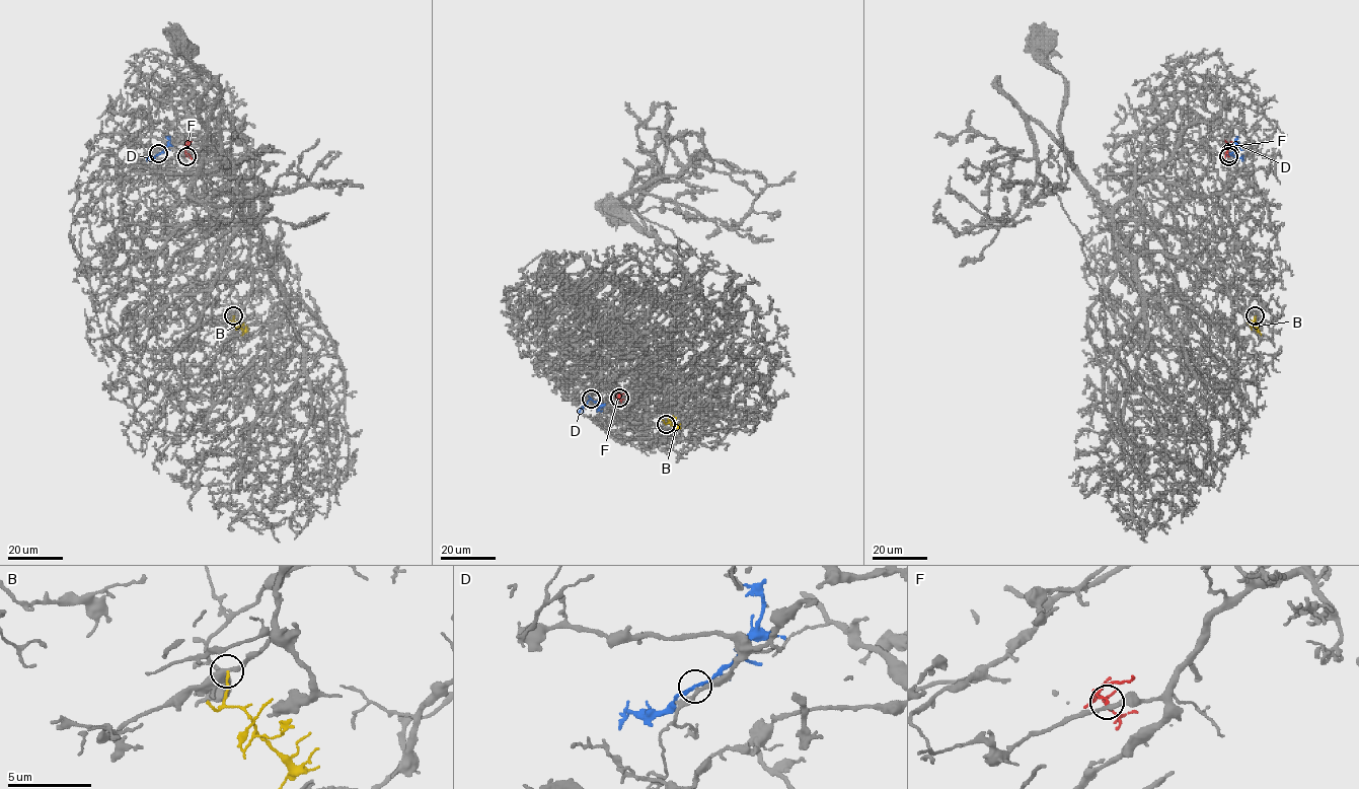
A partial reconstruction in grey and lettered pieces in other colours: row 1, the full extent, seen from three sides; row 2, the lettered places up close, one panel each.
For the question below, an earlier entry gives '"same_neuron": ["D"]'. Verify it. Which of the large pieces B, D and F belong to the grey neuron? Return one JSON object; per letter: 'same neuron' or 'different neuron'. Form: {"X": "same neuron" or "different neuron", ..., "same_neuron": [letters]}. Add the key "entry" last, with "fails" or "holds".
{"B": "different neuron", "D": "different neuron", "F": "different neuron", "same_neuron": [], "entry": "fails"}

